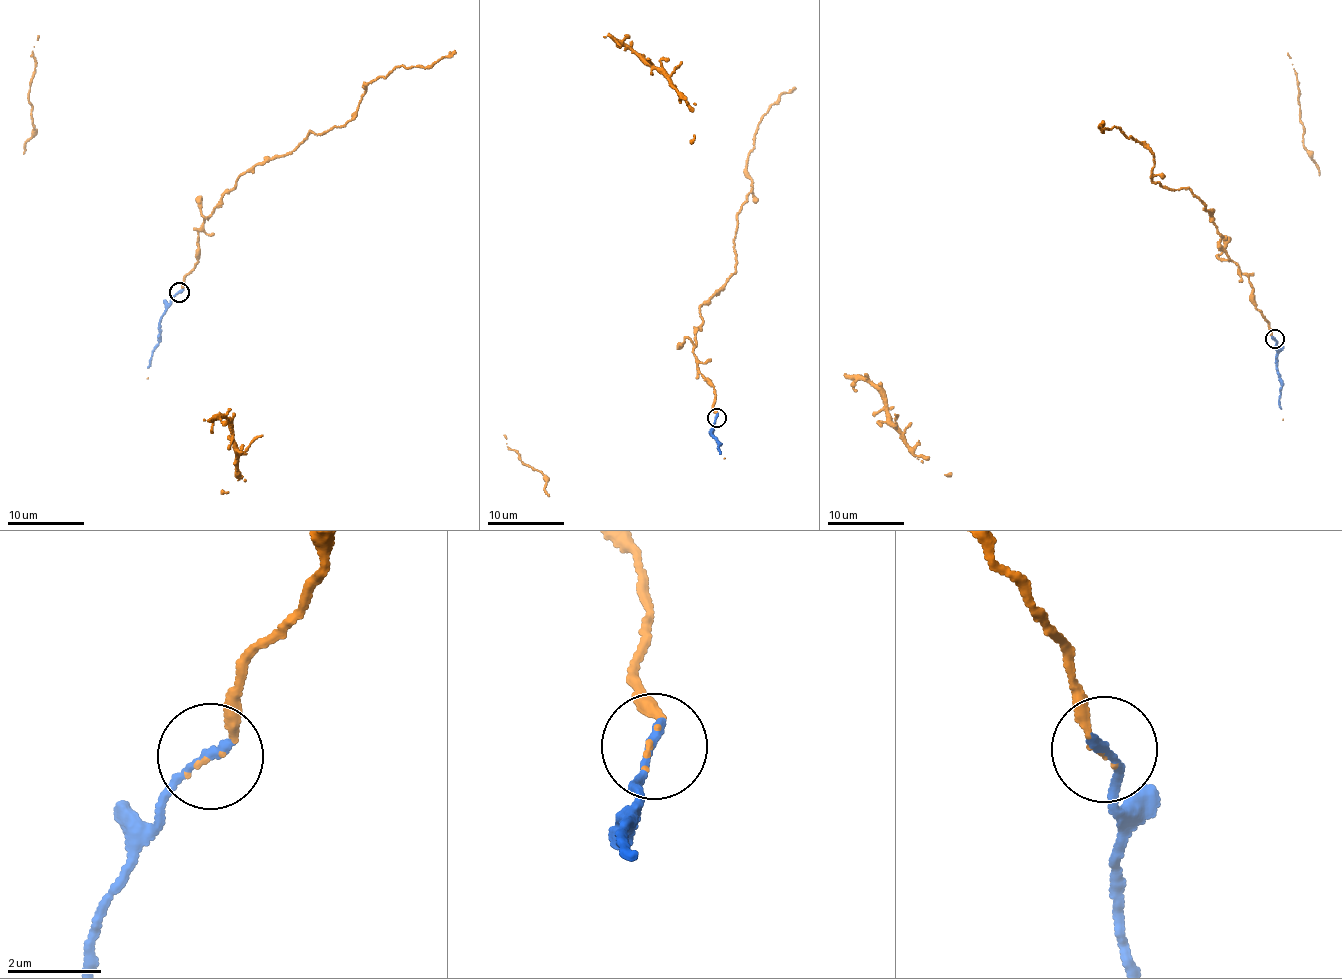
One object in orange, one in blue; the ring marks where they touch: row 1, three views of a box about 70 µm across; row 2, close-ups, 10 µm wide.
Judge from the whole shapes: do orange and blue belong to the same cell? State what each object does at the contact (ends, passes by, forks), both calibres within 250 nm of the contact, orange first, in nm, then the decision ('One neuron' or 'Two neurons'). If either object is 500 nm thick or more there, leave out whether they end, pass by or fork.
At the ring orange ends. At the ring blue ends. Thickness 70 nm (orange) against 220 nm. One neuron

